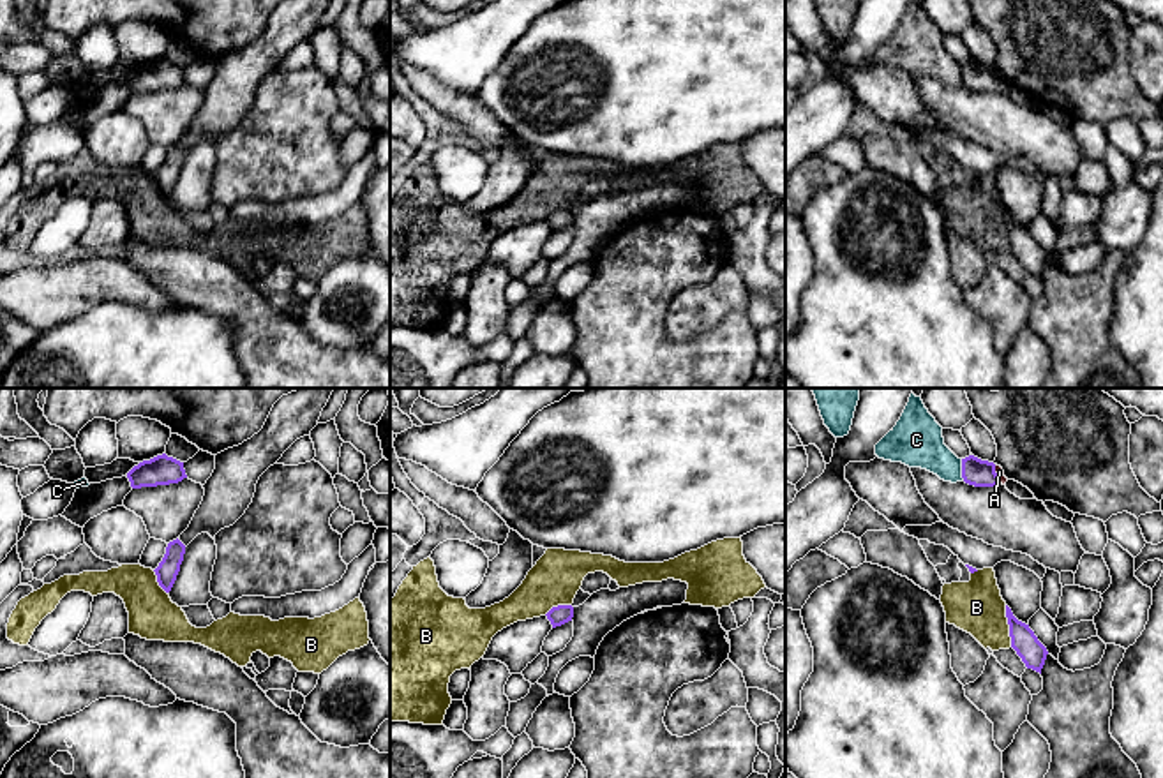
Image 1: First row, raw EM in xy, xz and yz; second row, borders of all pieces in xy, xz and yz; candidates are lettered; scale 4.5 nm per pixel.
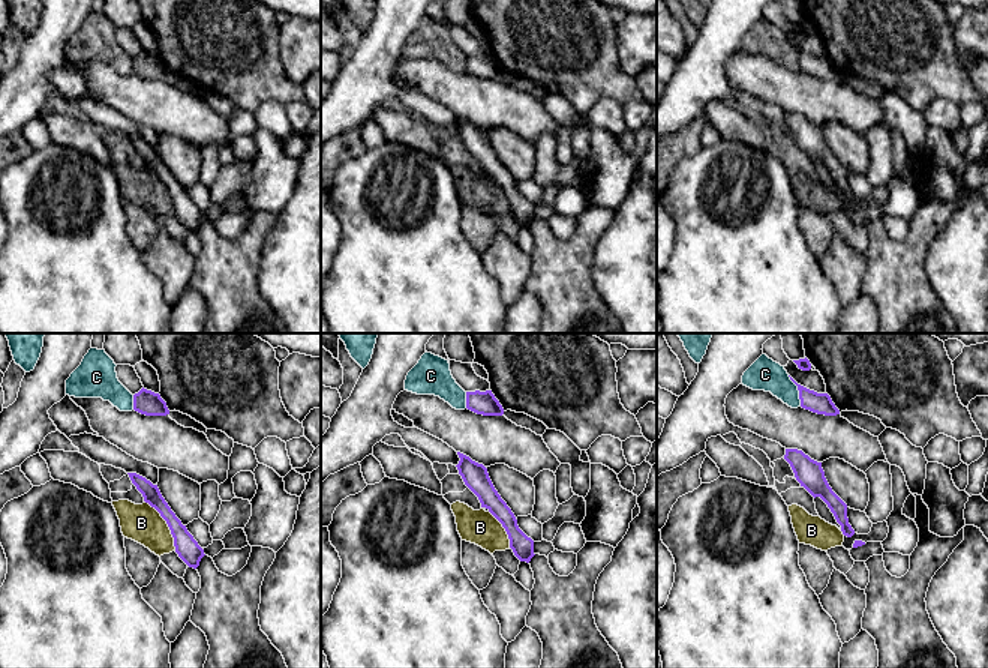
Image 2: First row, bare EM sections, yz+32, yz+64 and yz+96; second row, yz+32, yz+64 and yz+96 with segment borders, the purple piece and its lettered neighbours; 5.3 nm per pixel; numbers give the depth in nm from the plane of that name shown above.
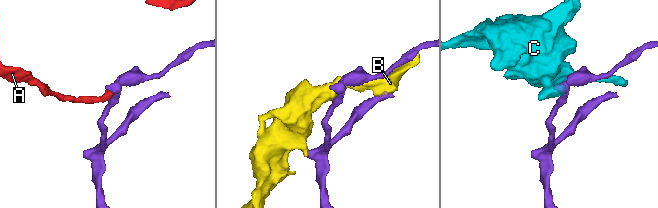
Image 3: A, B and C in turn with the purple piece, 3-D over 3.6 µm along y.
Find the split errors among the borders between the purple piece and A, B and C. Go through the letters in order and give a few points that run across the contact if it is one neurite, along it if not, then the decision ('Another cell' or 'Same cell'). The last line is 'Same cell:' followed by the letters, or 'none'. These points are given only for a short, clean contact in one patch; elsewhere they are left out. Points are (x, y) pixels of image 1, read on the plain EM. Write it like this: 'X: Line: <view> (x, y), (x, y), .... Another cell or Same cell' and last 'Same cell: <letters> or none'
A: Line: yz (994, 69), (1001, 87). Another cell
B: Line: yz (1005, 210), (1012, 251). Another cell
C: Another cell
Same cell: none

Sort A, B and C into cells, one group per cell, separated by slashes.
A / B / C

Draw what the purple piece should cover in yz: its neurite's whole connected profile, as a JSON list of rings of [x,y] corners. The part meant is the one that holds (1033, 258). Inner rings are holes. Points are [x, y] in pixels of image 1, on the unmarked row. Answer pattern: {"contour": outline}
{"contour": [[[1006,210],[1006,222],[1009,229],[1011,252],[1022,263],[1027,273],[1032,273],[1041,279],[1041,273],[1047,265],[1047,252],[1038,245],[1029,229],[1018,226],[1011,213]]]}

